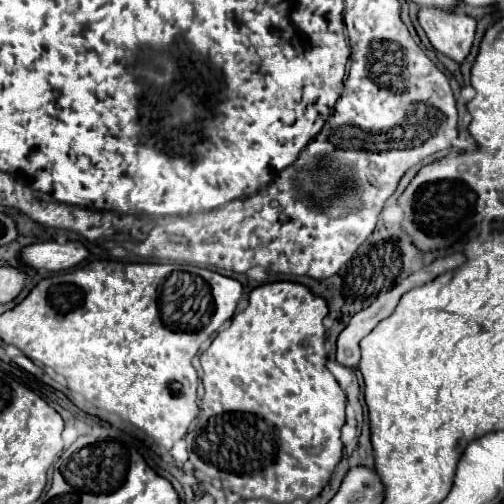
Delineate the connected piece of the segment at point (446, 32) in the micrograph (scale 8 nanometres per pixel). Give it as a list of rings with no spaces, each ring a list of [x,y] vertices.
[[[420,9],[418,21],[438,51],[458,63],[466,59],[476,31],[476,21],[472,17],[456,11],[448,13],[444,9]]]

